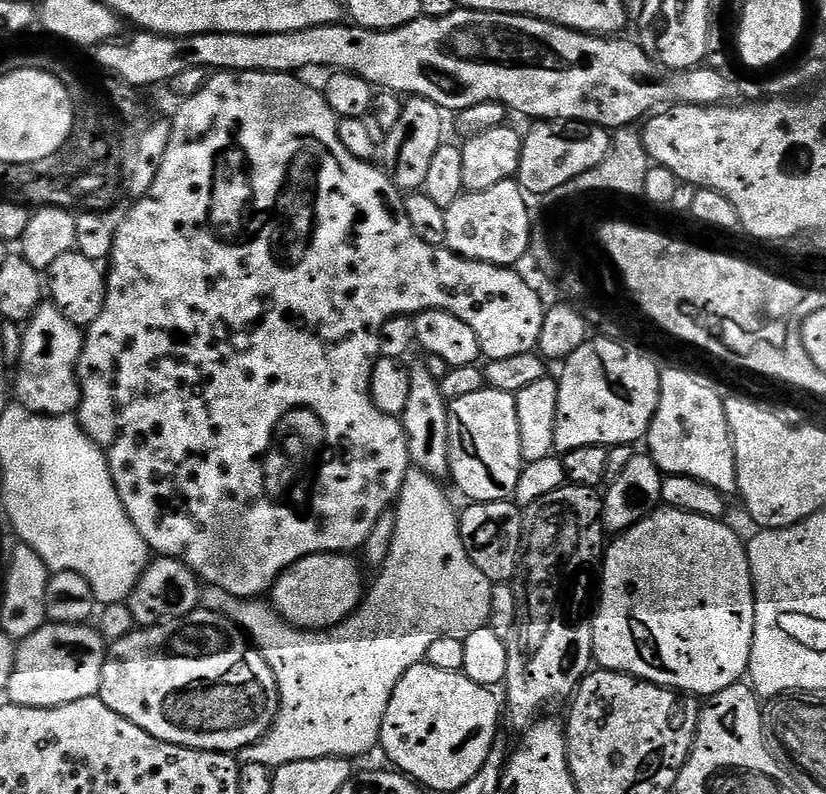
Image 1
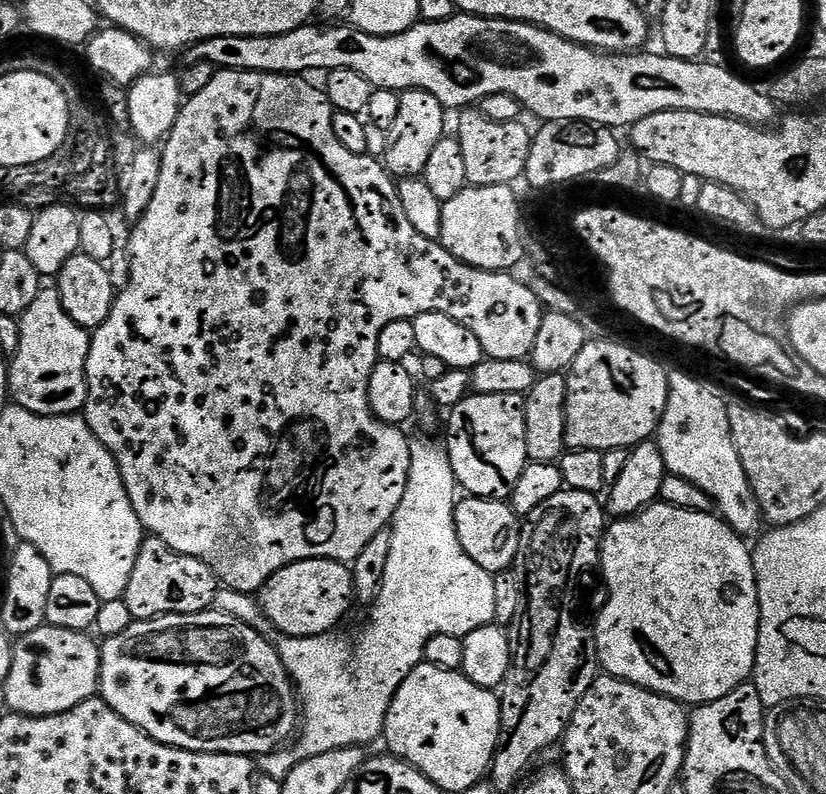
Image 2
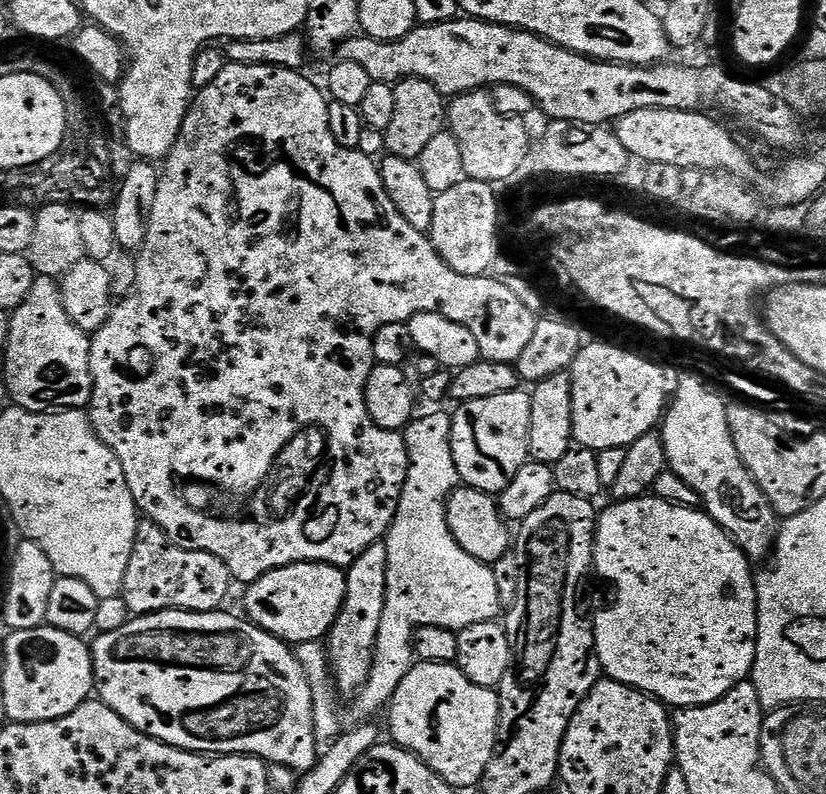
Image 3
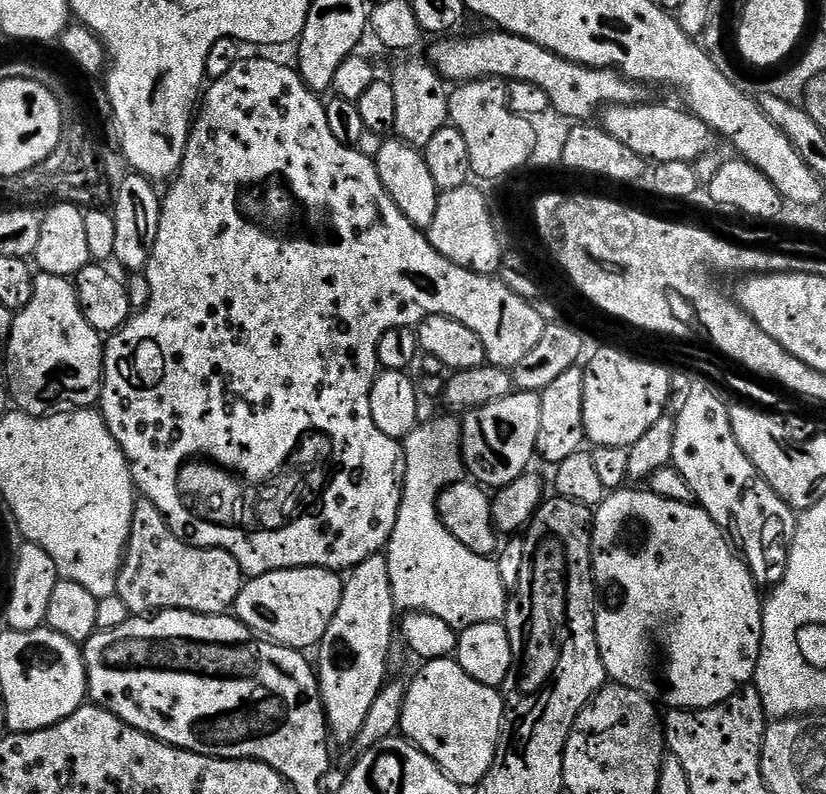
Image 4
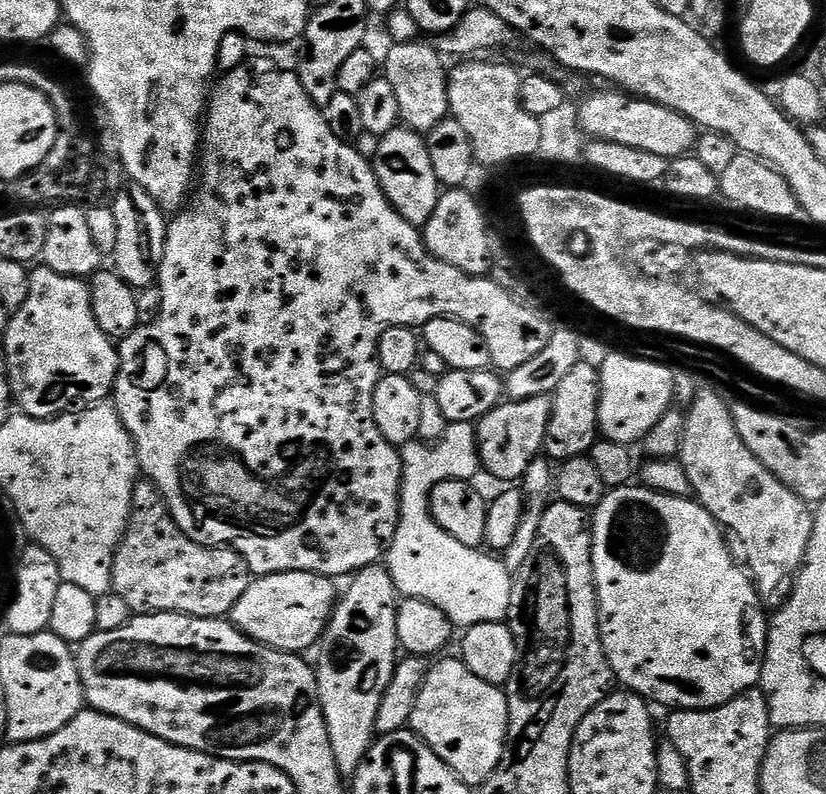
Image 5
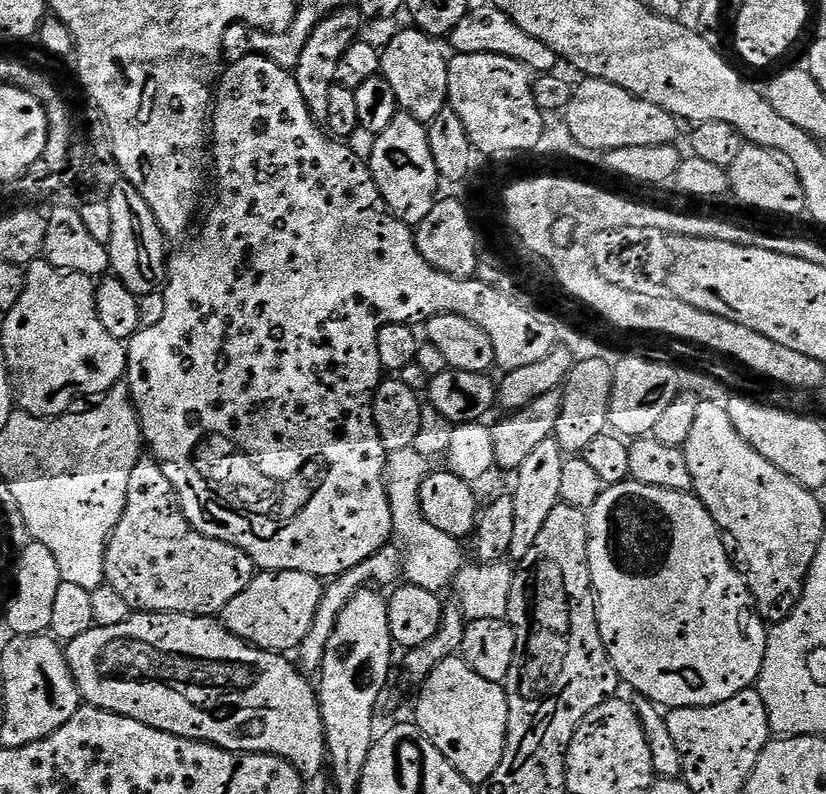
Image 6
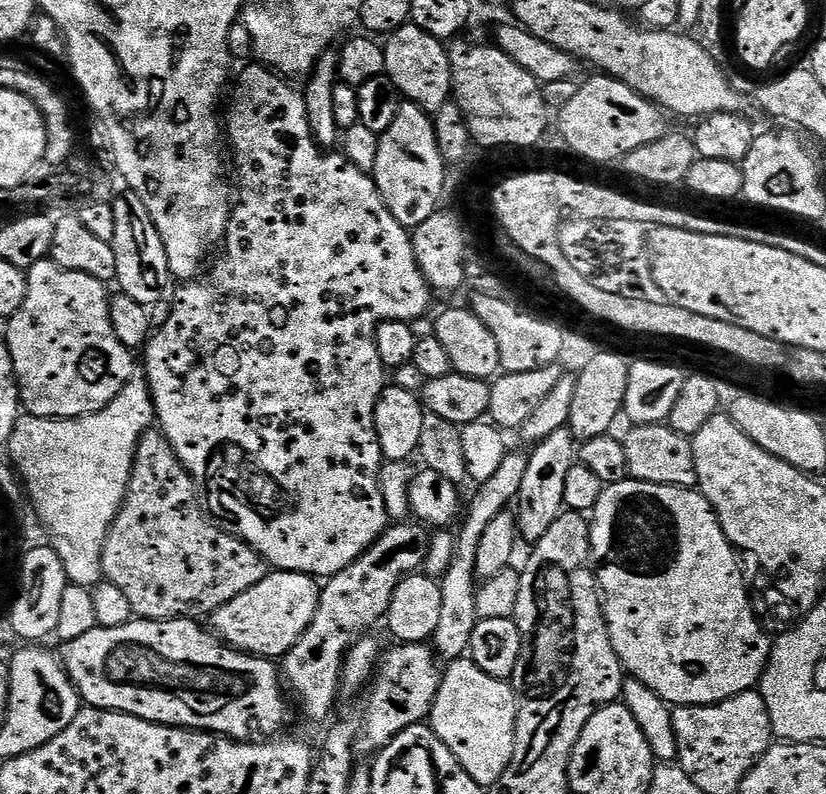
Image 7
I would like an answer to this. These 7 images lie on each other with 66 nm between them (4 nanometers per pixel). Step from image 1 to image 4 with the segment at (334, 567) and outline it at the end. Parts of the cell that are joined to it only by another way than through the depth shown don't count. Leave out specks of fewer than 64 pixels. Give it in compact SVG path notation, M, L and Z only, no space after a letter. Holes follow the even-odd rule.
M283 568L251 577L238 594L234 615L257 637L287 648L315 649L326 634L326 626L338 614L343 589L341 573L331 568Z

